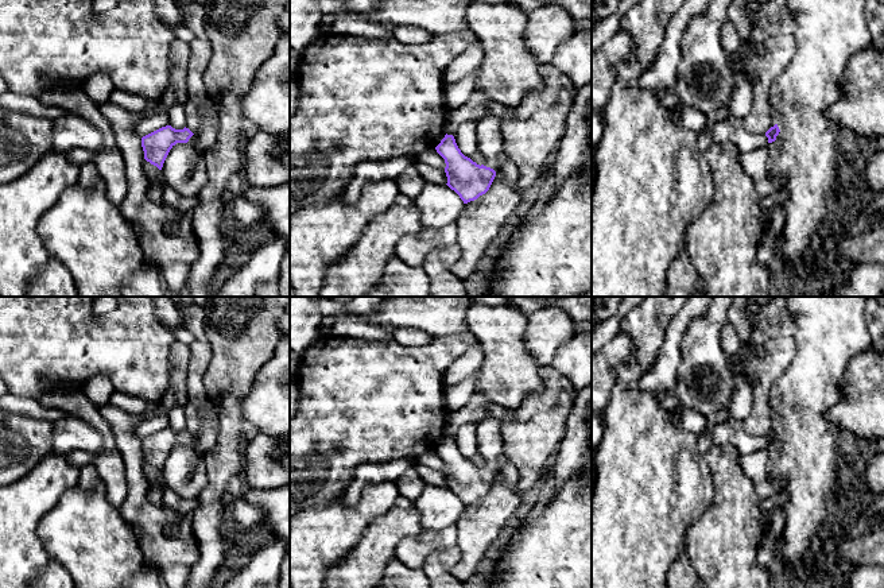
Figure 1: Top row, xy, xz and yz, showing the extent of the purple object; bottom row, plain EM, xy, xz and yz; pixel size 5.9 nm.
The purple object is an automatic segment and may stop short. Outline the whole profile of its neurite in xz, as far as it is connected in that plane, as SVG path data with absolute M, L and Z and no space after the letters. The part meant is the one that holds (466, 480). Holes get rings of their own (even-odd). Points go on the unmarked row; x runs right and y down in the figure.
M491 415L476 425L476 434L477 450L485 459L481 468L461 454L453 437L446 436L435 449L446 465L446 487L464 506L477 502L489 492L499 472L497 459L504 446L500 421Z

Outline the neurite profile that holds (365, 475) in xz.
M398 459L389 463L361 464L354 477L342 494L342 502L346 507L354 507L362 491L377 483L395 481L407 468L414 465L414 460Z

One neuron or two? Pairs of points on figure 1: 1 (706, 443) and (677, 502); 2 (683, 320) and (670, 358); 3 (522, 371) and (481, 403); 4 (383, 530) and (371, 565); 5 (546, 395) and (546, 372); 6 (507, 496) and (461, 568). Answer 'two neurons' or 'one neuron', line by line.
1: two neurons
2: one neuron
3: two neurons
4: one neuron
5: one neuron
6: one neuron

